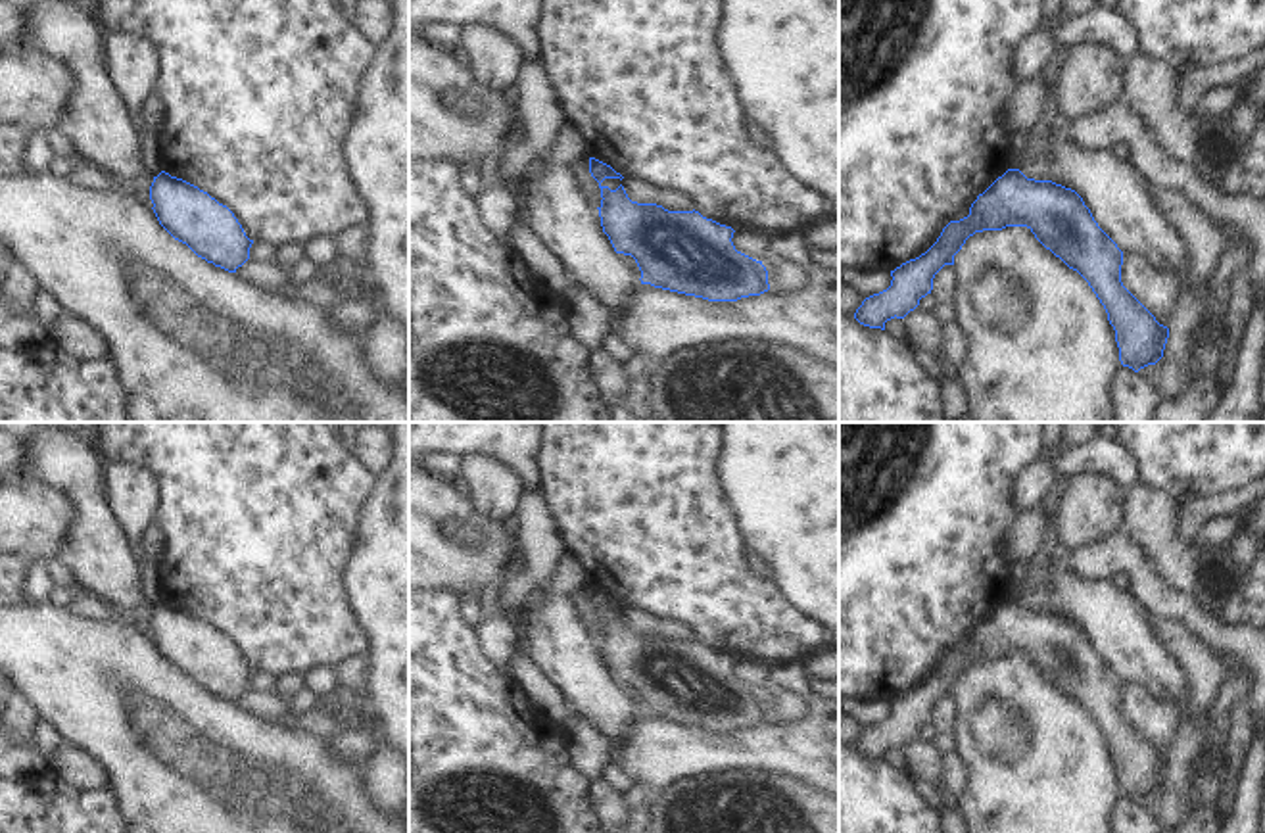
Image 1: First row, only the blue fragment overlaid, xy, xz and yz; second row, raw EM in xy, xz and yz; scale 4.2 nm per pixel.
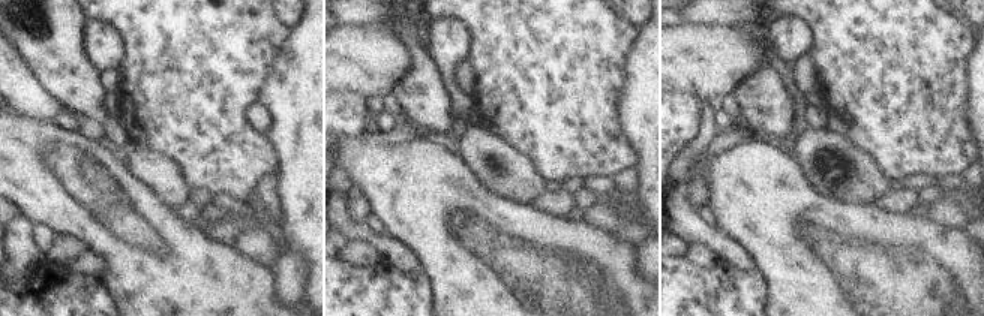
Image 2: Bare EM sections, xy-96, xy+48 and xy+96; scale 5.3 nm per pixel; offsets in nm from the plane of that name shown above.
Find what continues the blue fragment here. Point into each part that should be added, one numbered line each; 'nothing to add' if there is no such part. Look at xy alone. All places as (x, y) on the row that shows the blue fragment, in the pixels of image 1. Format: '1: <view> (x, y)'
nothing to add

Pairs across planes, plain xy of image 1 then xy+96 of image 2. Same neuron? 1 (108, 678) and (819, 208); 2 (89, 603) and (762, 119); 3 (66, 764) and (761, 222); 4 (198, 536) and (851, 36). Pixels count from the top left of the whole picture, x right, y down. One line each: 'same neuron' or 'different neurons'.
1: same neuron
2: different neurons
3: different neurons
4: same neuron

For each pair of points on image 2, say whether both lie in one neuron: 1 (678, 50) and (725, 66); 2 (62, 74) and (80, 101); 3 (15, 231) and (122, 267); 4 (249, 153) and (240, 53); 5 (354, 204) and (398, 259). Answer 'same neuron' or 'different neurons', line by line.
1: same neuron
2: same neuron
3: different neurons
4: same neuron
5: different neurons

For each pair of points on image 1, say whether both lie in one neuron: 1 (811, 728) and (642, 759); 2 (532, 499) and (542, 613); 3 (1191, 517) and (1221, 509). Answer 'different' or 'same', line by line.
1: same
2: different
3: same

